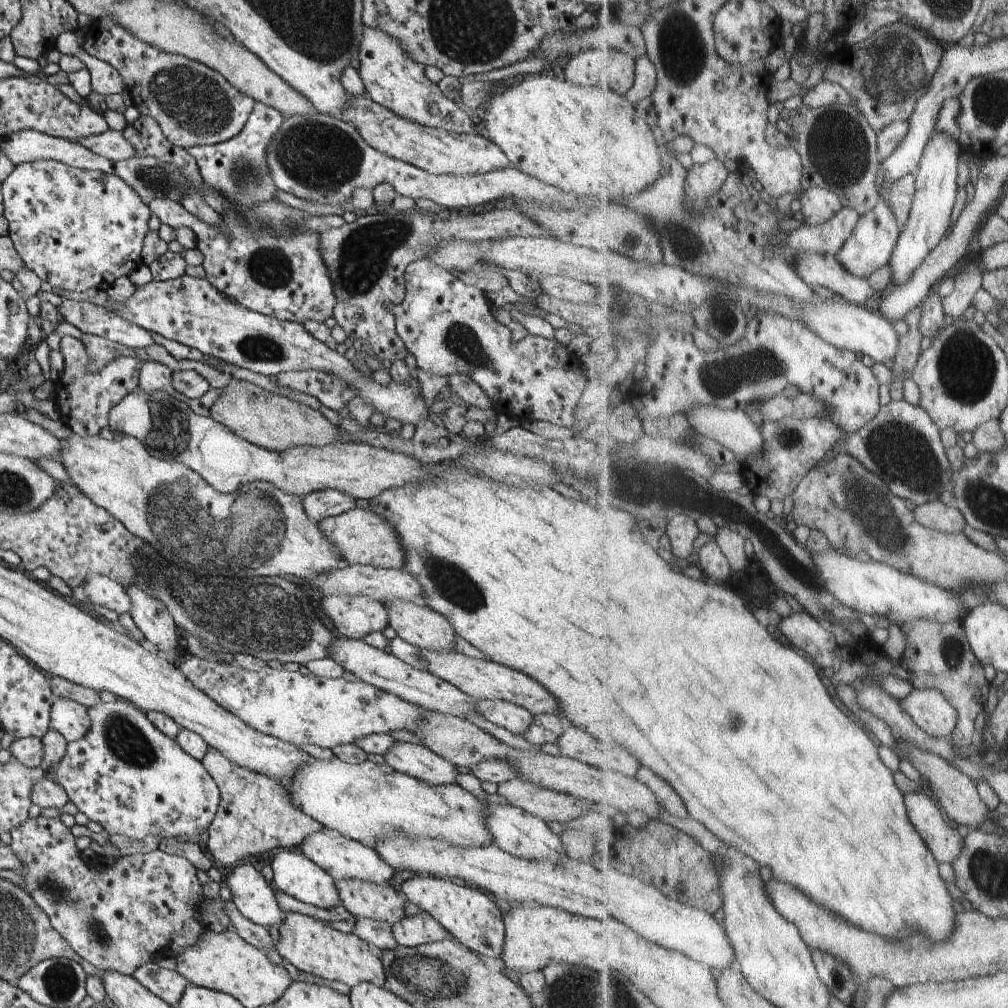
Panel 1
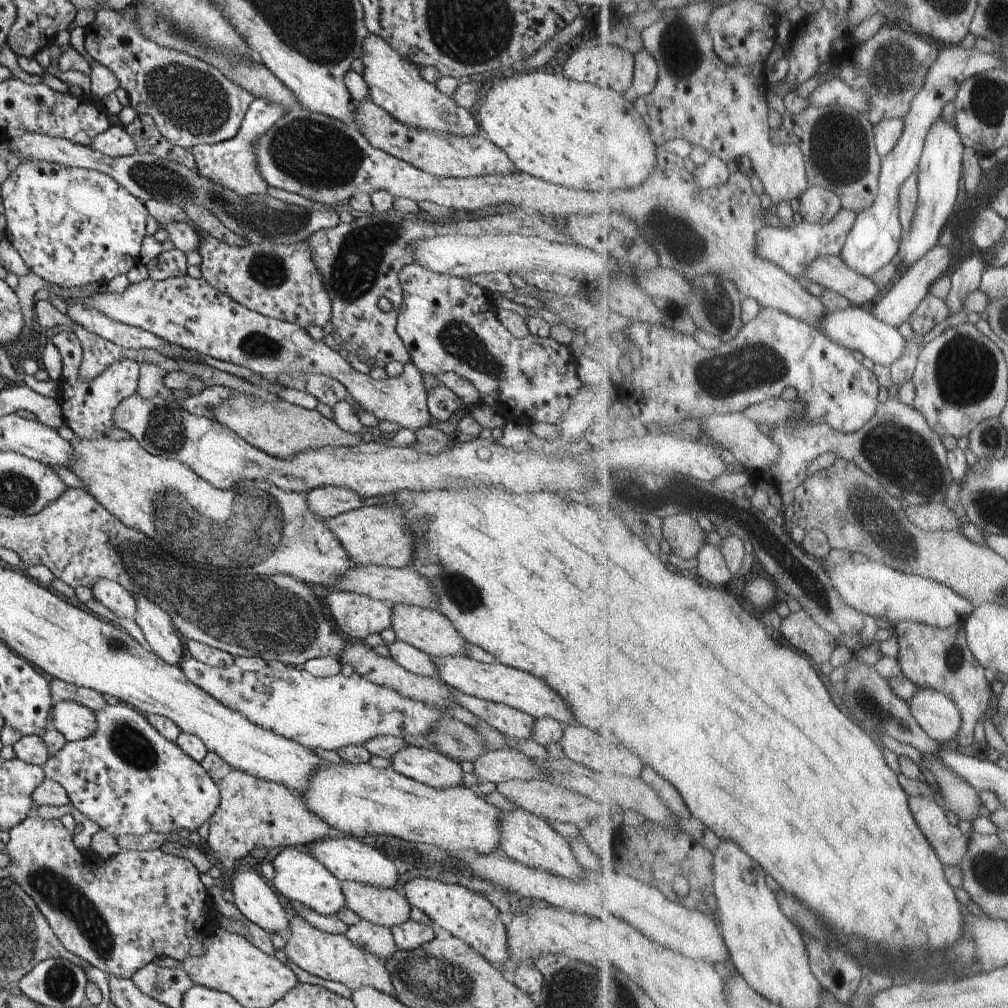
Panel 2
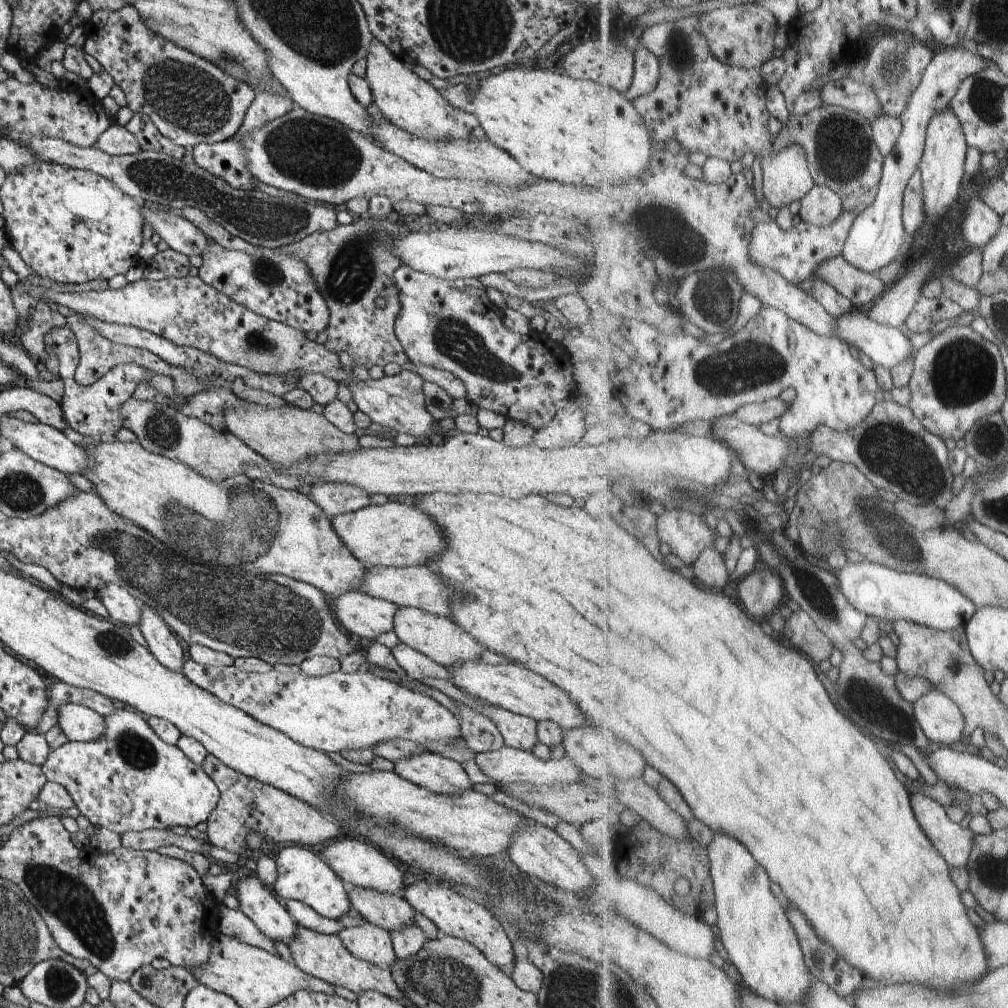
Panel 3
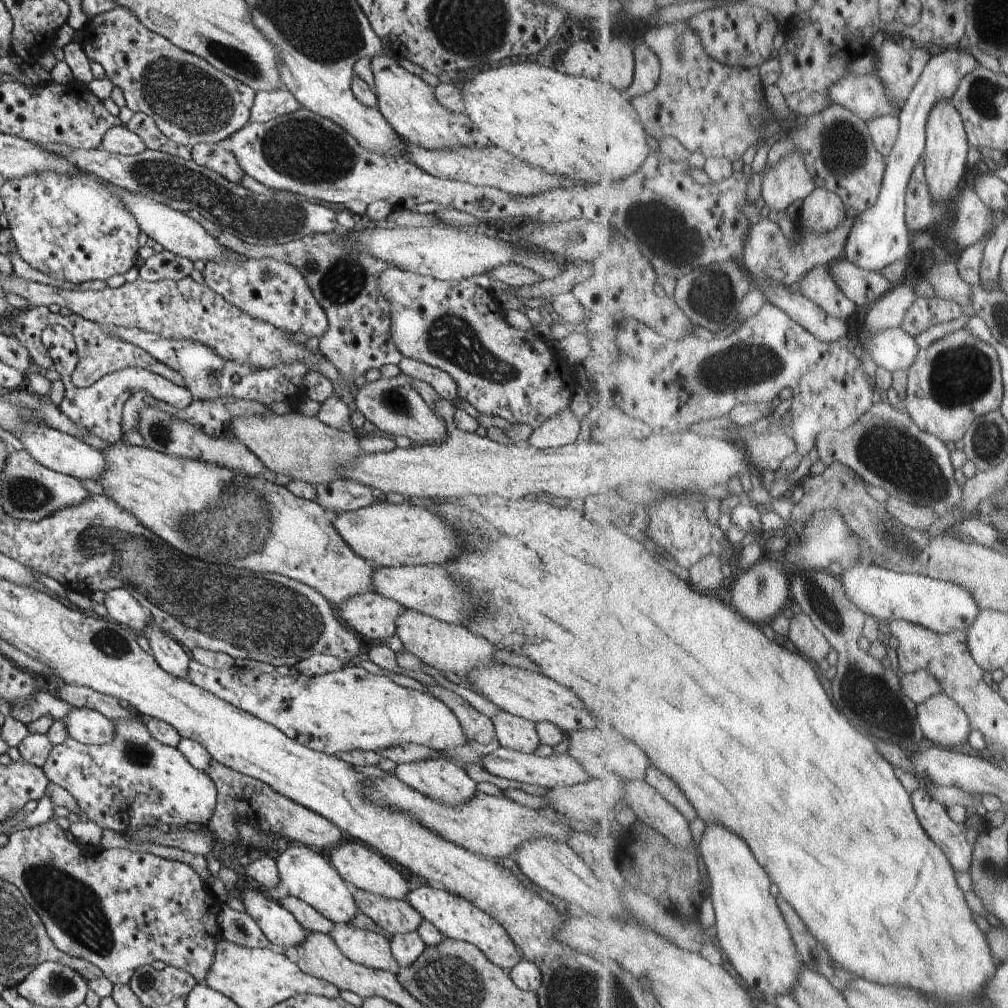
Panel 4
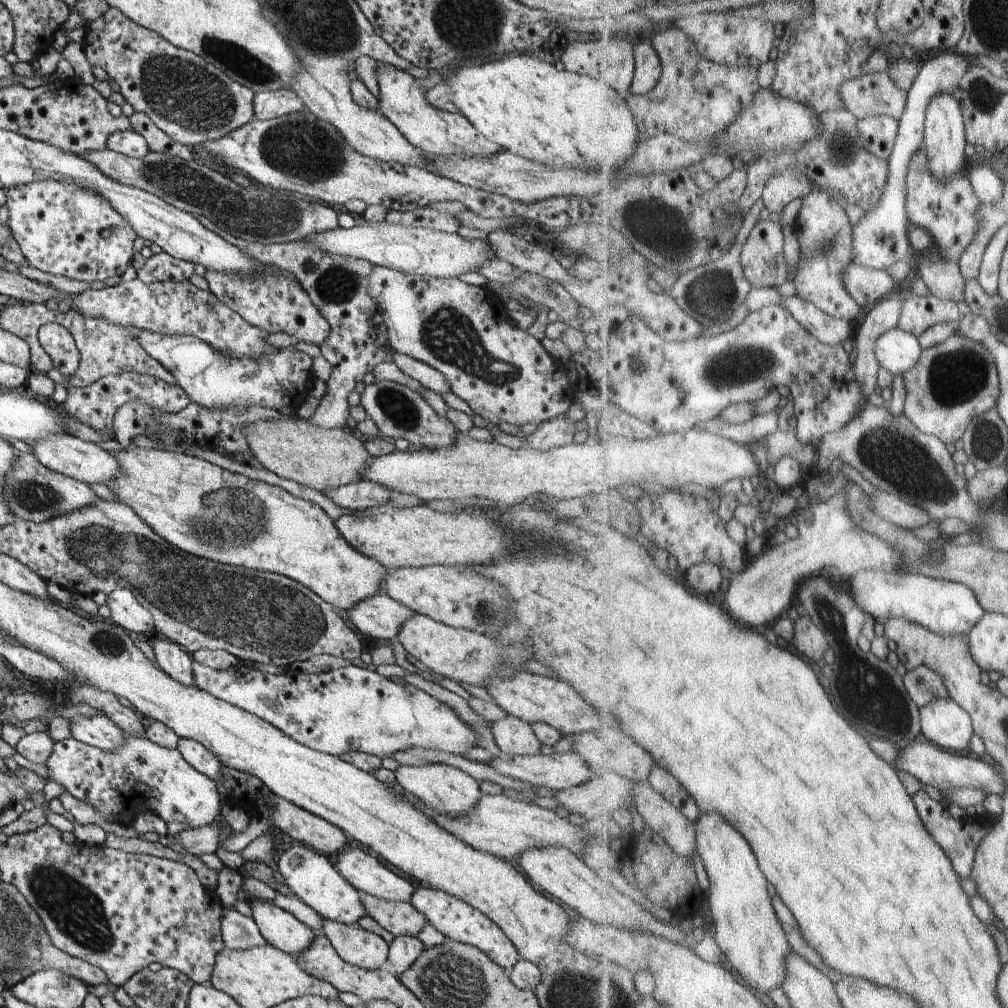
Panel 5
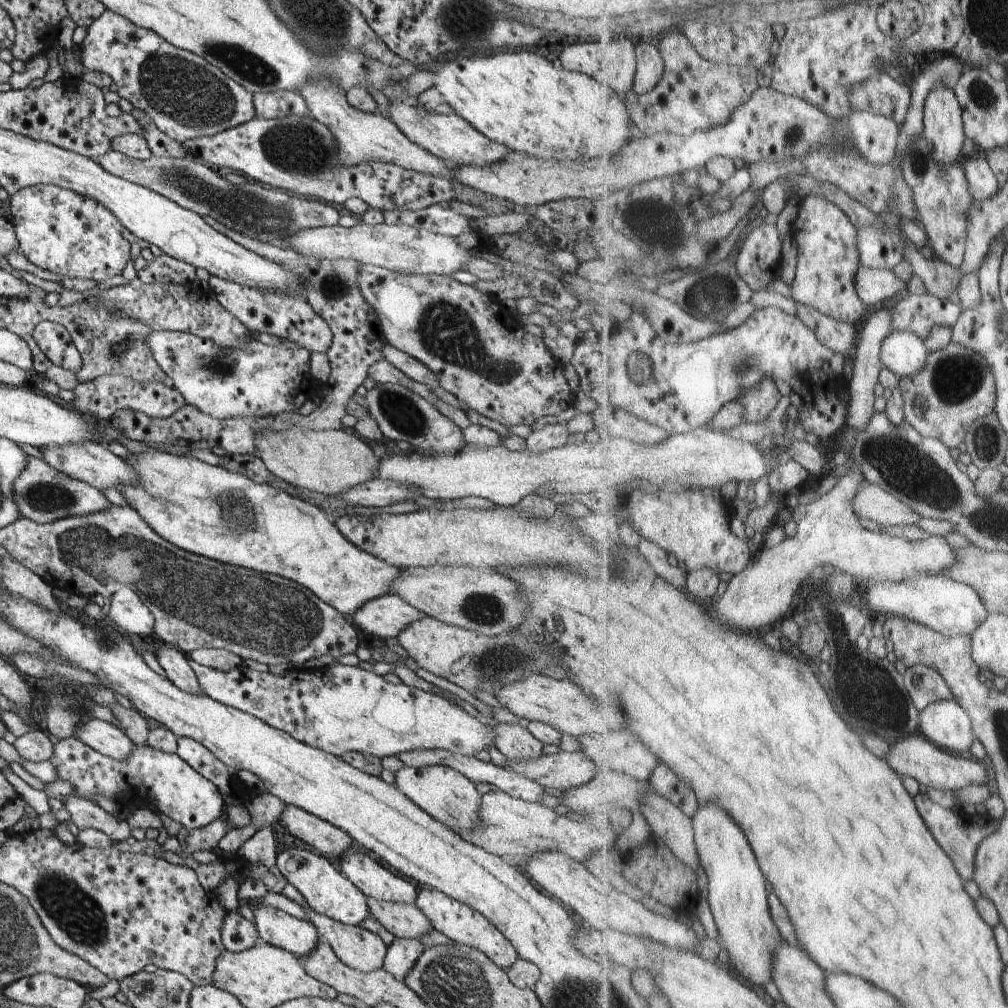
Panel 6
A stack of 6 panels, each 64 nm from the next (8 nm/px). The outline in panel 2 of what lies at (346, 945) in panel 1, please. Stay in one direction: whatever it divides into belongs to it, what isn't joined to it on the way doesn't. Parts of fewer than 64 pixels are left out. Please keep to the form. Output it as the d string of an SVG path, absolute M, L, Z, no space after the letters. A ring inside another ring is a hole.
M293 913L290 915L290 924L286 931L284 934L286 945L281 950L288 960L302 970L320 976L324 980L340 982L352 991L362 986L370 986L386 994L395 994L394 985L391 983L384 962L380 961L378 956L372 956L370 952L352 944L345 935L322 932L316 926L308 924L302 916Z

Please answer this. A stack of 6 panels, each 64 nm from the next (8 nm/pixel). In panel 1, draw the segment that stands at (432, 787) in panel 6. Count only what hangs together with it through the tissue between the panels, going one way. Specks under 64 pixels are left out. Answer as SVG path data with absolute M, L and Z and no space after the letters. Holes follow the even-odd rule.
M403 741L394 742L384 760L394 770L434 786L452 784L459 774L457 766L426 746Z

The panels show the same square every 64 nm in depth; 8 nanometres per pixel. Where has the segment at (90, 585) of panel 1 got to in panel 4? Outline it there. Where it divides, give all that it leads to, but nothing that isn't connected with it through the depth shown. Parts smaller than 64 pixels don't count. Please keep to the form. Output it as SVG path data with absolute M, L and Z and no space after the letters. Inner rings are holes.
M112 588L105 593L104 605L108 611L107 616L122 626L136 630L137 634L142 634L151 615L134 598L134 595L125 588Z

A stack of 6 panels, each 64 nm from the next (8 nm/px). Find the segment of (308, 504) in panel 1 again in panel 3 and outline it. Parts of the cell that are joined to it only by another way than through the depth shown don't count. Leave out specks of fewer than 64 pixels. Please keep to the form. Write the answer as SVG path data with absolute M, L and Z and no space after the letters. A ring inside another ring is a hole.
M327 483L311 486L308 498L324 510L330 518L340 513L349 513L370 504L370 496L362 487L354 488L350 484Z

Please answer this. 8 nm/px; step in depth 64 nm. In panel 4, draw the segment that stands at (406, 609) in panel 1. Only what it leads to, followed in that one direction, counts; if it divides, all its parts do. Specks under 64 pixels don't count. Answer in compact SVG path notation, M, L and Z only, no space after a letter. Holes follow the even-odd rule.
M406 610L396 620L396 632L403 642L405 650L416 654L424 664L440 670L440 672L454 672L464 676L474 668L493 666L494 652L497 650L488 640L474 636L463 625L448 624L416 610Z

